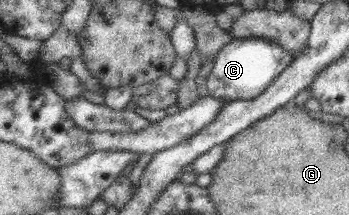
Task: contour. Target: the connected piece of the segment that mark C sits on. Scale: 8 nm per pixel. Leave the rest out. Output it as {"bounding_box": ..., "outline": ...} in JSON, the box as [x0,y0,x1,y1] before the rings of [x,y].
{"bounding_box":[206,38,295,100],"outline":[[[238,38],[222,46],[213,57],[206,79],[208,96],[249,100],[260,95],[268,84],[295,58],[292,52],[259,39]]]}

